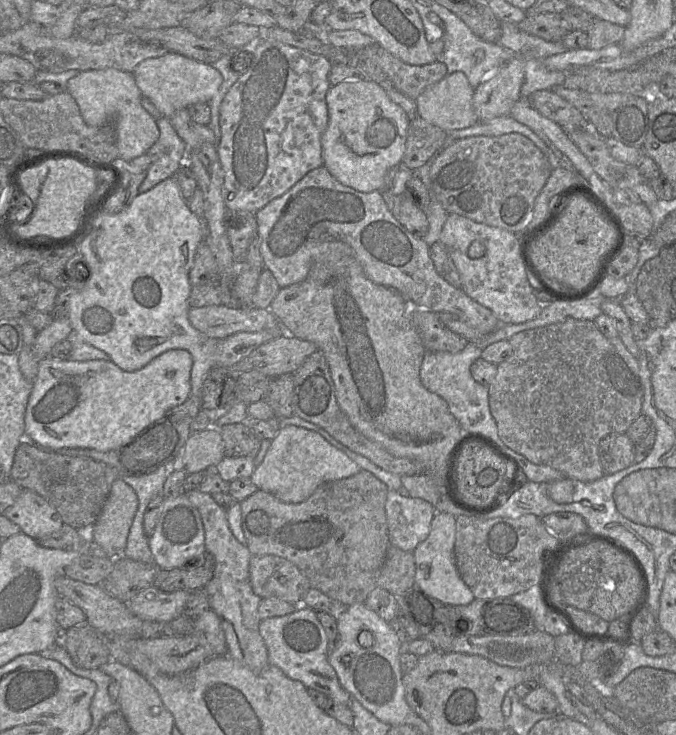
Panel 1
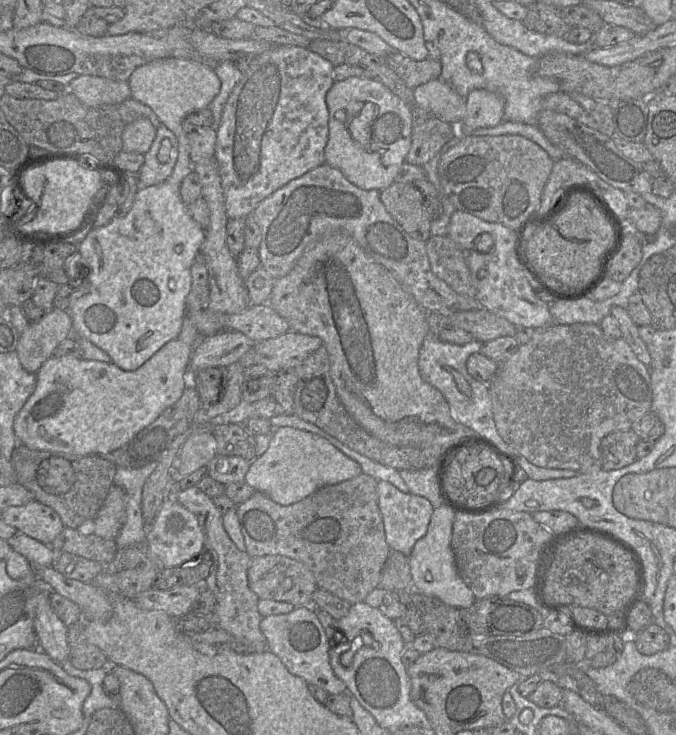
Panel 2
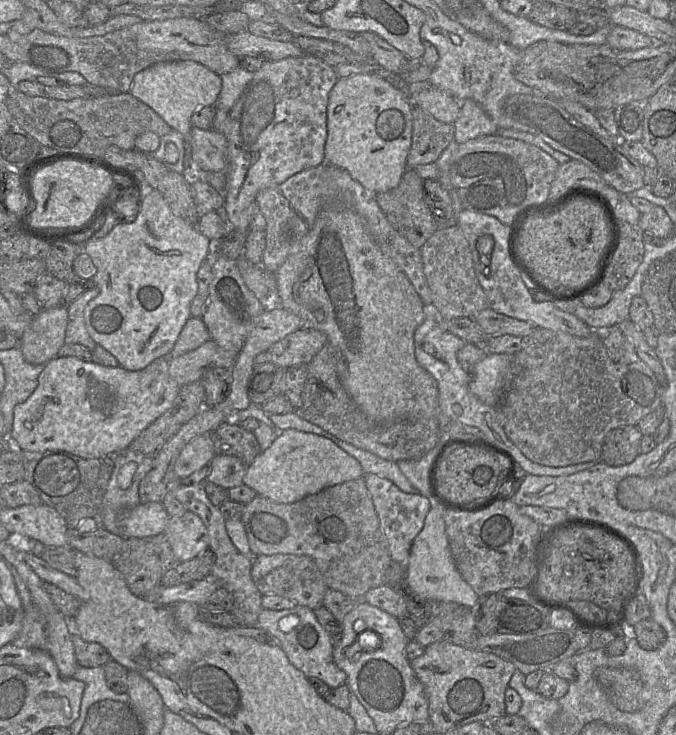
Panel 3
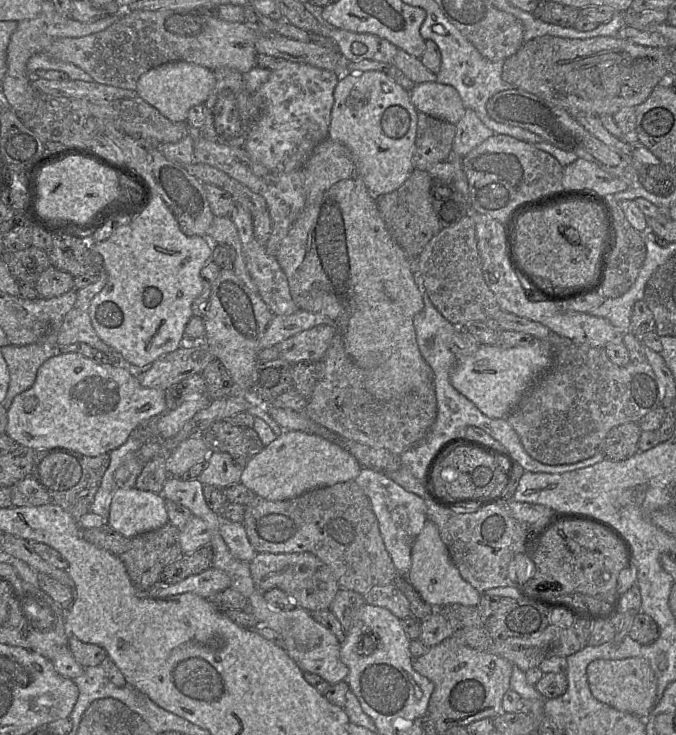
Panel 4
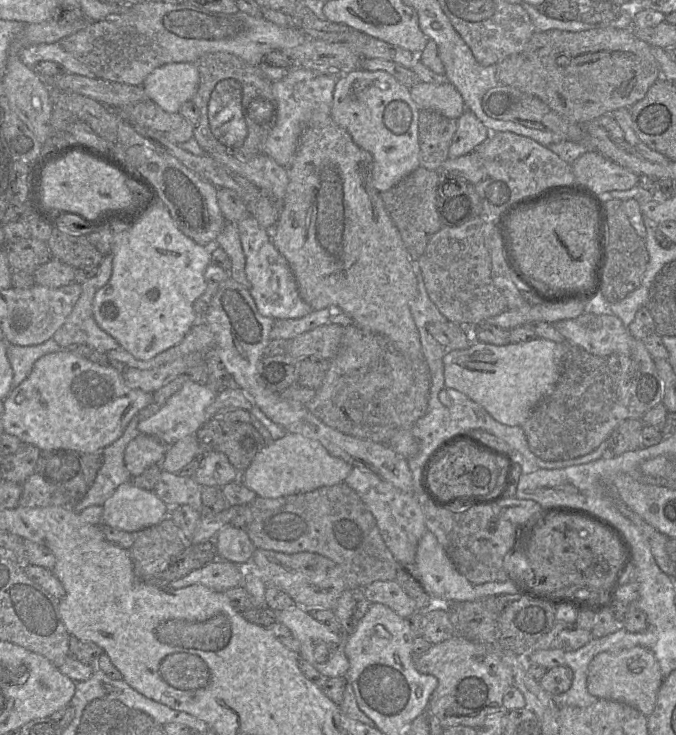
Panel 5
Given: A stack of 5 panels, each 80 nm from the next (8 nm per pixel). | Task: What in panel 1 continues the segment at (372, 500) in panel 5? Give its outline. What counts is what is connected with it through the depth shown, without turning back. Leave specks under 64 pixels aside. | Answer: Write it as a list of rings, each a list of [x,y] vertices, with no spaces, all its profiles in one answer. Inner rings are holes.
[[[389,490],[385,513],[389,544],[413,552],[427,538],[436,511],[421,498],[405,497],[398,491]]]

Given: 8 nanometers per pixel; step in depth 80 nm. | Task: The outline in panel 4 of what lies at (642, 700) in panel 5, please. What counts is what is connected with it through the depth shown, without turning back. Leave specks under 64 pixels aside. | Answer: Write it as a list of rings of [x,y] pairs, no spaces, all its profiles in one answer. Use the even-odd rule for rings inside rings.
[[[644,658],[596,659],[588,665],[586,672],[592,695],[617,710],[646,719],[657,702],[657,679],[649,662]]]

